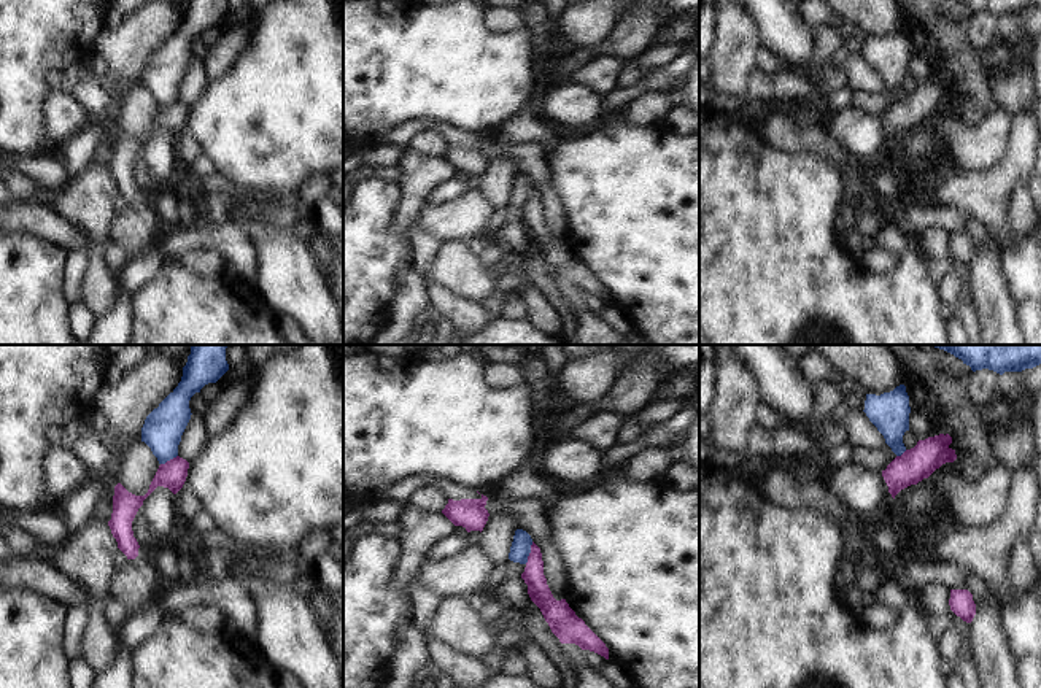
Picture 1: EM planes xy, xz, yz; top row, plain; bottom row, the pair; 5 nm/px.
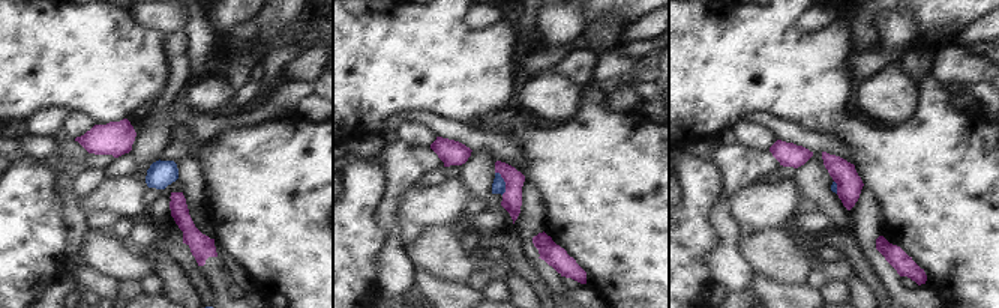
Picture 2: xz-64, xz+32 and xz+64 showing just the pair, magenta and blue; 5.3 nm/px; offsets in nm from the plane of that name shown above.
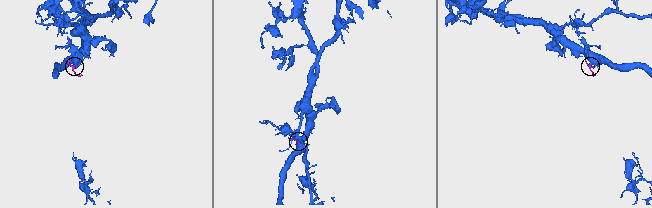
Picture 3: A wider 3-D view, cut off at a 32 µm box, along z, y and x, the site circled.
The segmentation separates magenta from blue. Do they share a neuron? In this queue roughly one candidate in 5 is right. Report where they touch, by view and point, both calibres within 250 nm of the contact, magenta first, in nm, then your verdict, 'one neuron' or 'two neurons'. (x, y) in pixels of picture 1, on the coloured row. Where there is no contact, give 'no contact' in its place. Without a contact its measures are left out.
contact xz (530, 553); calibres 110 and 100 nm; two neurons

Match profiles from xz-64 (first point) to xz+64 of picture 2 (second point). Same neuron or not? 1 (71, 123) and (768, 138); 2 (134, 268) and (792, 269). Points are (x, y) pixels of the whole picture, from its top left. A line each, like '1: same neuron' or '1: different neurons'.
1: same neuron
2: same neuron

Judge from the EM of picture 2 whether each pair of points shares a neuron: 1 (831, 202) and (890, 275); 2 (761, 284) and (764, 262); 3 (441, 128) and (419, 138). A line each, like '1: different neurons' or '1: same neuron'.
1: different neurons
2: different neurons
3: different neurons

